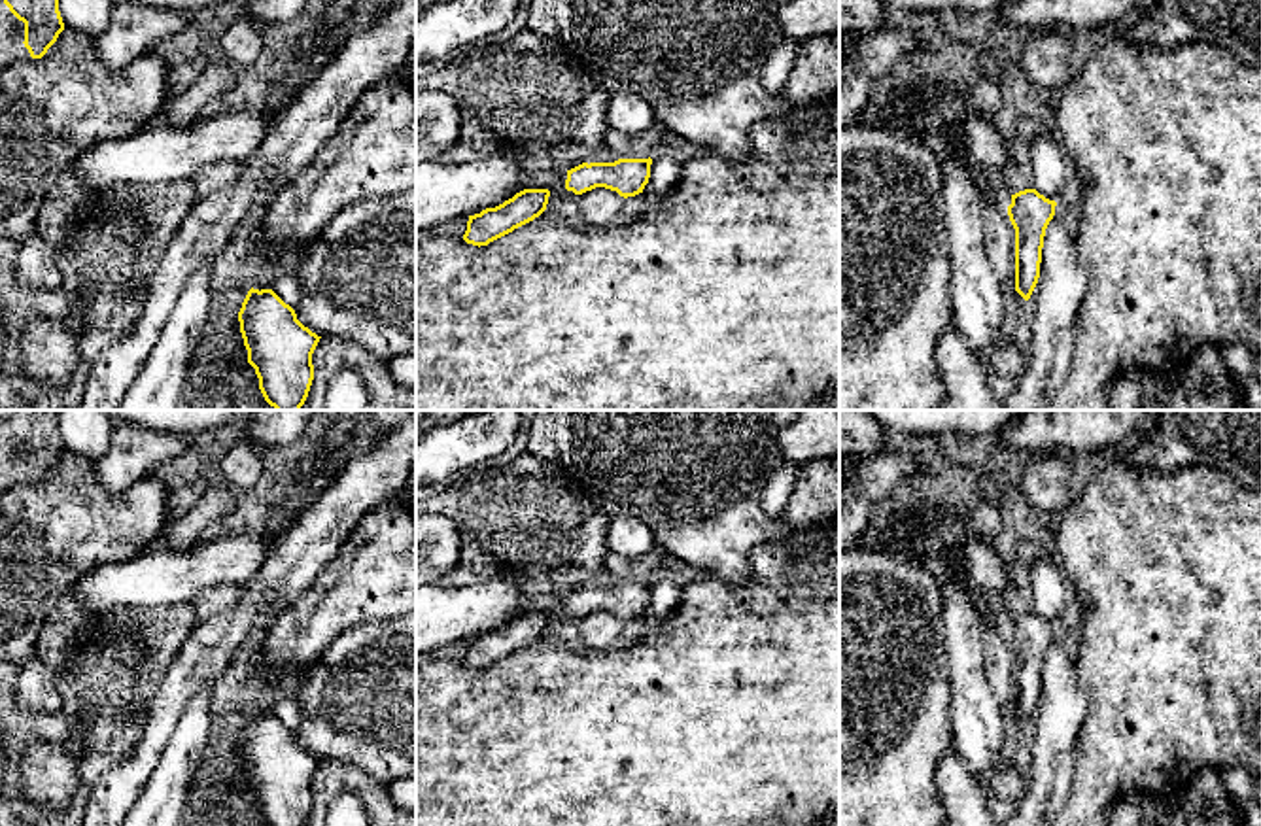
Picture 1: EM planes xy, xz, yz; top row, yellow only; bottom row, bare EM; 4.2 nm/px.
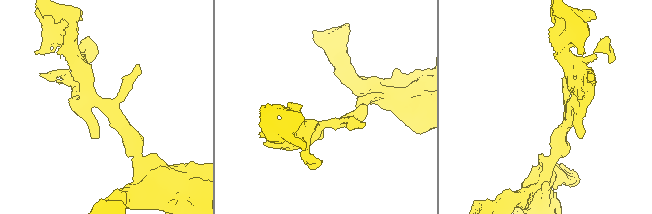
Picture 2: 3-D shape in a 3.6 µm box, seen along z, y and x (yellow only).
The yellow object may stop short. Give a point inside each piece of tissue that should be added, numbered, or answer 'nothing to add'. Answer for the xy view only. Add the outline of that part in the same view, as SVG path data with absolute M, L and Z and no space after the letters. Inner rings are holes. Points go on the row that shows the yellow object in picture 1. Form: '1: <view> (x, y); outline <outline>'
1: xy (12, 31); outline M0 0L0 68L32 59L23 42L25 23Z

